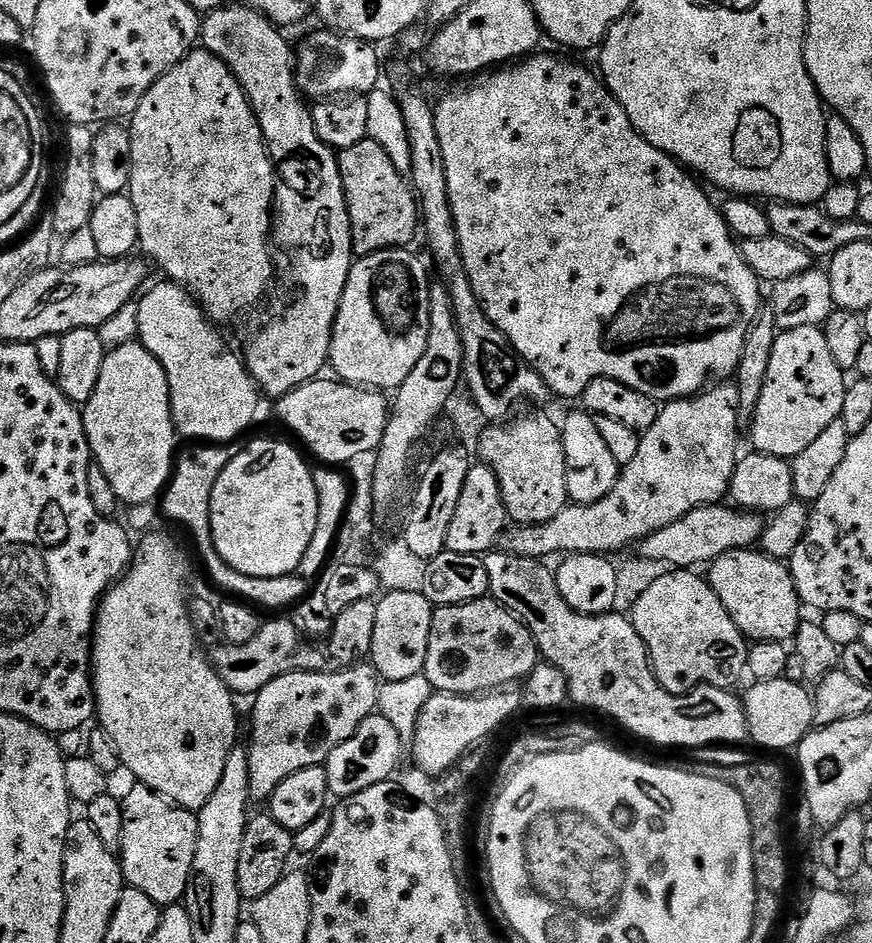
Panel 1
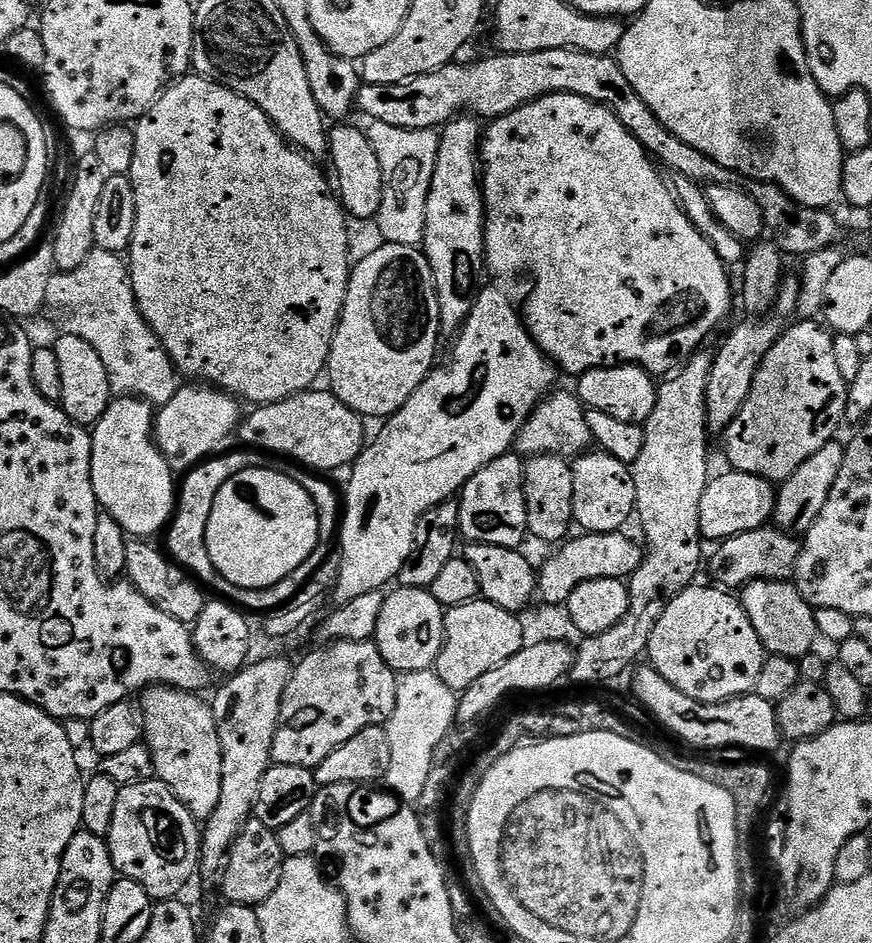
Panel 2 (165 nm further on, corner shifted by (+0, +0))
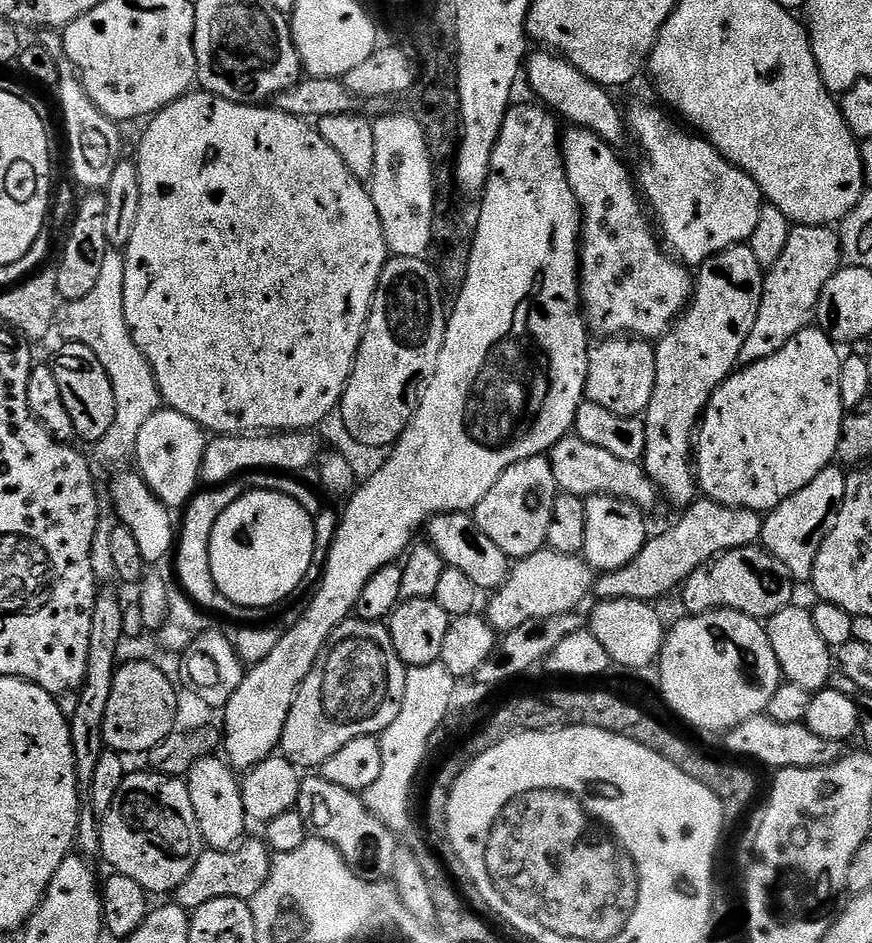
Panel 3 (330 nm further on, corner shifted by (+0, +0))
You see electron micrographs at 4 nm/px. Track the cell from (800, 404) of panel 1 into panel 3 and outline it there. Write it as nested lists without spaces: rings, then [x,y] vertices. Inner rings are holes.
[[[809,326],[803,328],[798,334],[794,334],[794,338],[790,338],[790,342],[786,342],[786,346],[782,346],[782,350],[778,350],[778,354],[770,354],[770,358],[762,358],[753,364],[743,365],[717,386],[710,402],[704,407],[704,415],[698,425],[698,435],[694,440],[694,471],[699,491],[707,499],[724,506],[745,508],[751,512],[767,514],[782,502],[786,502],[786,498],[790,498],[790,494],[798,494],[798,490],[802,490],[802,486],[806,486],[806,482],[814,482],[814,478],[818,478],[820,471],[829,467],[837,459],[836,451],[846,409],[842,402],[842,394],[838,390],[842,356],[836,351],[838,351],[837,345],[824,331],[818,326]]]

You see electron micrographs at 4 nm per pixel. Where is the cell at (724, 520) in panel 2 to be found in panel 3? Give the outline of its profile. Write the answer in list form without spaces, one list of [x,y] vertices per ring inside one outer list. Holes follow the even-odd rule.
[[[697,498],[683,509],[680,521],[661,536],[653,535],[640,553],[625,566],[613,572],[601,572],[594,580],[594,596],[601,600],[646,600],[656,602],[659,596],[677,591],[698,566],[709,563],[723,552],[751,548],[760,540],[764,528],[761,513],[745,508],[724,506],[707,498]]]

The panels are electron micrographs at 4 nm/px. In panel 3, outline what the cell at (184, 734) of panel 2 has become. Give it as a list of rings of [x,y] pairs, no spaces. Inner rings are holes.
[[[213,754],[204,756],[190,769],[186,783],[190,790],[190,802],[194,802],[201,841],[209,849],[217,848],[223,852],[237,847],[245,835],[243,832],[246,825],[237,773],[219,755]]]

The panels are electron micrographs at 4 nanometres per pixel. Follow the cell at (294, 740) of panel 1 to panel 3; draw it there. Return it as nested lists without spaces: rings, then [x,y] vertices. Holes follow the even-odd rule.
[[[359,618],[345,620],[336,627],[332,637],[328,639],[328,645],[320,651],[315,666],[296,691],[290,714],[286,718],[286,726],[282,730],[279,751],[297,768],[316,770],[326,762],[326,758],[330,758],[330,754],[342,750],[346,742],[363,736],[379,737],[402,710],[407,672],[408,668],[402,658],[398,658],[398,650],[394,650],[387,623]]]

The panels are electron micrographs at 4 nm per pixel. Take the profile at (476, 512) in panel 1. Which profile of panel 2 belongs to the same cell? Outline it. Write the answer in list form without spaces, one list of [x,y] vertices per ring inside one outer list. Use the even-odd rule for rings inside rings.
[[[509,454],[494,458],[474,478],[464,483],[458,493],[460,505],[460,531],[465,541],[489,544],[499,548],[519,549],[524,539],[529,539],[526,494],[524,493],[525,461],[519,455]]]

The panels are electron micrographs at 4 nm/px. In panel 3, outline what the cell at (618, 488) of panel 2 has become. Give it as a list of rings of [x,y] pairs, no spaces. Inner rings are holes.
[[[590,496],[584,500],[584,509],[586,510],[586,542],[582,559],[597,573],[625,568],[650,538],[648,524],[644,521],[645,509],[628,500],[613,496]]]

